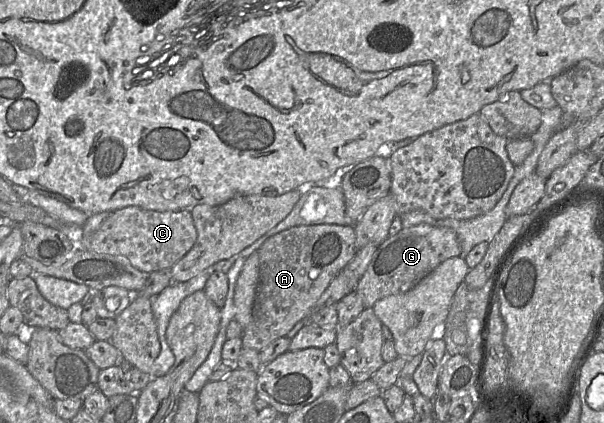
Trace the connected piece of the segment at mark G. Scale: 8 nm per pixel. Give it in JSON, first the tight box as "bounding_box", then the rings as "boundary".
{"bounding_box":[356,223,461,308],"boundary":[[[421,223],[403,227],[396,235],[389,236],[376,249],[372,259],[357,284],[356,291],[365,308],[387,296],[403,294],[414,288],[443,261],[461,255],[457,233],[447,227]]]}

